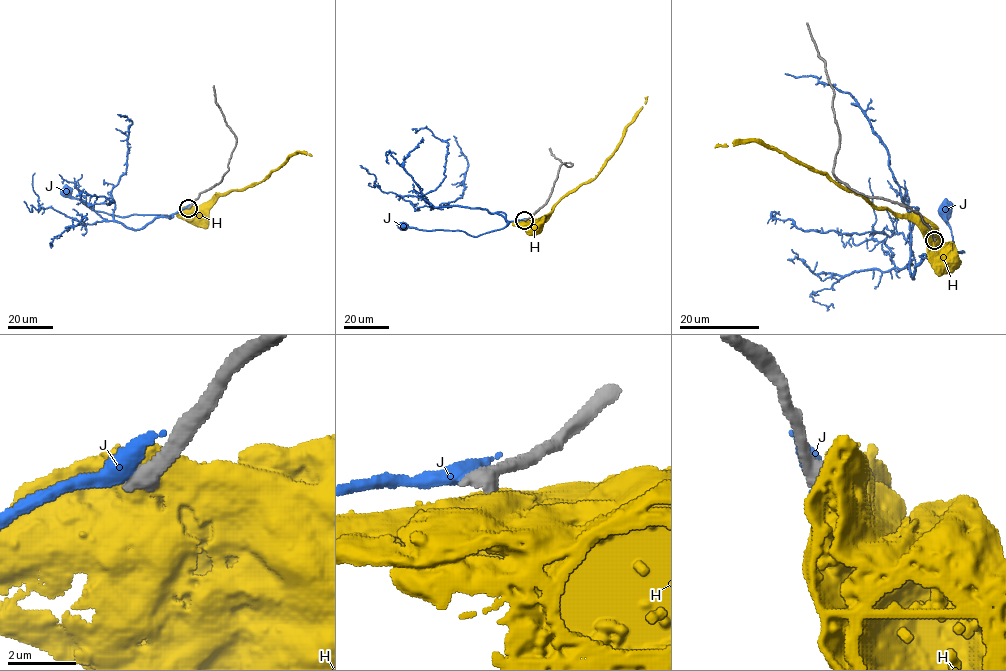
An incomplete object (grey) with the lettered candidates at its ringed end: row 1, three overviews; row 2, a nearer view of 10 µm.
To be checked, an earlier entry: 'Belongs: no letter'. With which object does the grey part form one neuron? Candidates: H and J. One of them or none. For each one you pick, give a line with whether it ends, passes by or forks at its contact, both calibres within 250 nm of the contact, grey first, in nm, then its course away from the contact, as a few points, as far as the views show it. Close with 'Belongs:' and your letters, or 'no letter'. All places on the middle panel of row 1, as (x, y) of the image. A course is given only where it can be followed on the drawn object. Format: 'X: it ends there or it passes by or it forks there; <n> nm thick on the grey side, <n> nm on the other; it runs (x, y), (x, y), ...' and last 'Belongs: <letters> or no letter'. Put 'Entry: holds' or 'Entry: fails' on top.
Entry: holds
Belongs: no letter

